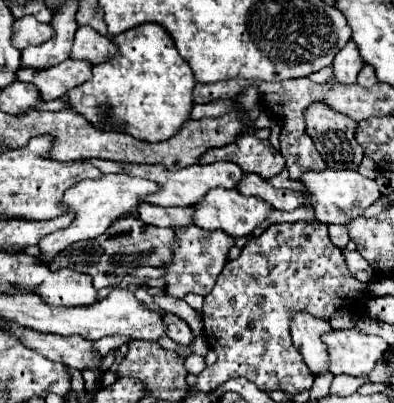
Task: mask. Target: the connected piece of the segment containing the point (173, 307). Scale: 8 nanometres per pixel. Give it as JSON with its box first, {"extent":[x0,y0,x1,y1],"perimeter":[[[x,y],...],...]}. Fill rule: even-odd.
{"extent":[154,293,202,337],"perimeter":[[[166,293],[156,295],[154,301],[156,301],[156,303],[158,303],[166,313],[172,313],[172,315],[180,317],[182,321],[186,321],[188,327],[192,329],[192,333],[194,333],[196,337],[202,335],[202,319],[200,319],[200,315],[198,315],[198,313],[196,313],[196,311],[194,311],[186,301],[174,299],[174,297],[166,295]]]}

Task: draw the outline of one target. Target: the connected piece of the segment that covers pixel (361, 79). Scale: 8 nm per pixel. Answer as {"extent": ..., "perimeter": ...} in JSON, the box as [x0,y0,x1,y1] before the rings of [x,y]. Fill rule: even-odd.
{"extent":[358,65,378,87],"perimeter":[[[364,65],[362,71],[360,71],[360,75],[358,75],[358,85],[362,85],[362,87],[372,87],[372,85],[376,85],[376,83],[378,83],[378,79],[376,79],[376,75],[374,75],[374,69],[372,69],[370,65]]]}

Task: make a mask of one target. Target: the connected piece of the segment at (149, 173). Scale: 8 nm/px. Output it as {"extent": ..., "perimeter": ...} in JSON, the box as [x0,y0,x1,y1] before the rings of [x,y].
{"extent":[124,161,244,207],"perimeter":[[[216,161],[216,163],[210,163],[210,165],[190,165],[190,167],[178,169],[178,171],[166,171],[166,167],[162,167],[162,165],[130,165],[130,163],[128,165],[124,163],[124,169],[126,169],[128,175],[136,175],[136,177],[142,177],[142,179],[150,179],[154,183],[162,183],[162,187],[154,195],[146,197],[148,203],[160,205],[160,207],[188,207],[188,205],[194,205],[214,187],[234,189],[238,185],[240,177],[244,175],[242,169],[234,163],[230,163],[230,161]]]}

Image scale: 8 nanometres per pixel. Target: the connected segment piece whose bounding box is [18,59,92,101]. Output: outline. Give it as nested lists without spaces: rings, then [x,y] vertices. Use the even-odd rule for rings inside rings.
[[[66,59],[44,71],[34,71],[32,67],[18,69],[18,81],[34,83],[44,101],[64,97],[70,89],[86,83],[90,77],[92,77],[92,65],[76,59]]]

